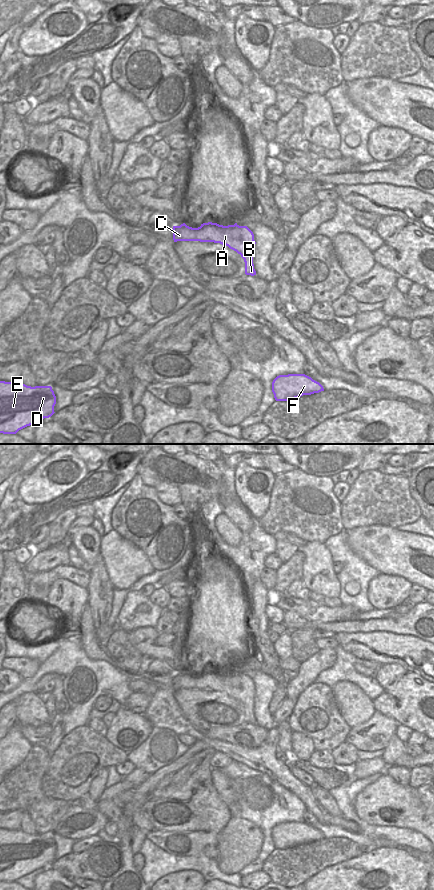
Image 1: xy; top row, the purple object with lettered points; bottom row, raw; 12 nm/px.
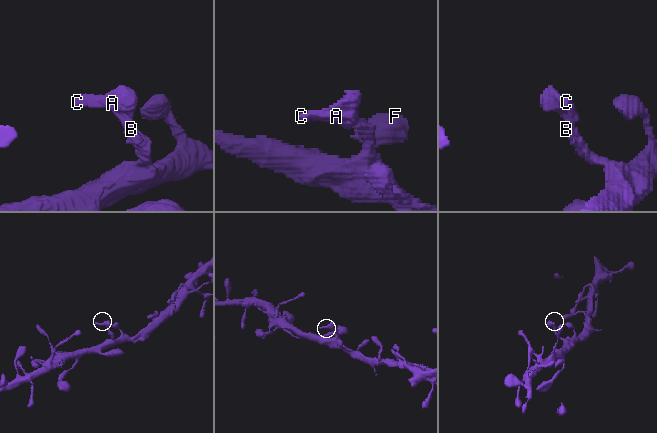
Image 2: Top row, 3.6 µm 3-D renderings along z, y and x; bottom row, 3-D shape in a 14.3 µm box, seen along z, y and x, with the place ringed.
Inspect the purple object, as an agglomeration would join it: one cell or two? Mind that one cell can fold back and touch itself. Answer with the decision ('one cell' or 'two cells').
one cell

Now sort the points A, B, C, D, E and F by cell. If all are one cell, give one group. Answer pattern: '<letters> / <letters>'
A B C D E F

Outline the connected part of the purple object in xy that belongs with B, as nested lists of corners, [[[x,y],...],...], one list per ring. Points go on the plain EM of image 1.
[[[185,671],[173,674],[173,688],[214,690],[228,694],[236,699],[245,710],[245,722],[254,724],[256,719],[253,712],[254,688],[253,680],[247,674],[234,673],[223,674],[217,671],[203,671],[198,676],[192,676]]]

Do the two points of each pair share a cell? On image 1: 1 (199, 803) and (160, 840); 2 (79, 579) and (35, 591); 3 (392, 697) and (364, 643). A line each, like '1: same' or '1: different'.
1: different
2: same
3: different

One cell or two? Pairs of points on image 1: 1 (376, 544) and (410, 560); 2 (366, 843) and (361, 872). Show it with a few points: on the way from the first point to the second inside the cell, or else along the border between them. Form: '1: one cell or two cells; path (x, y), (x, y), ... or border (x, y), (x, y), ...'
1: one cell; path (384, 548), (391, 552), (402, 553)
2: two cells; border (375, 849), (365, 852)

